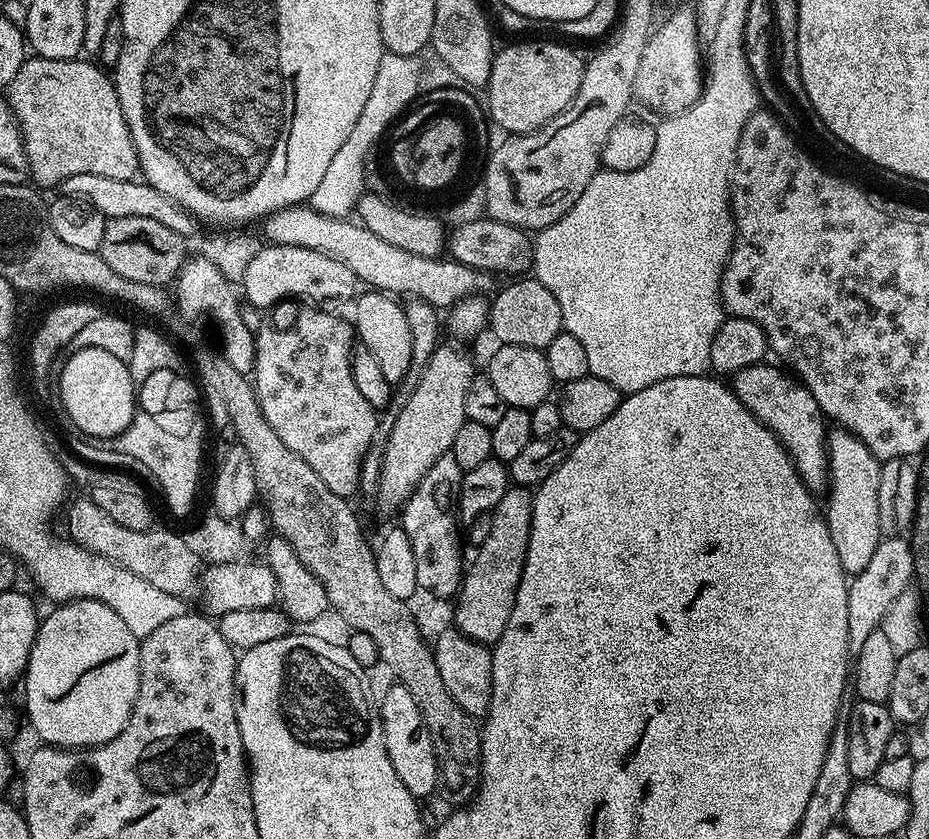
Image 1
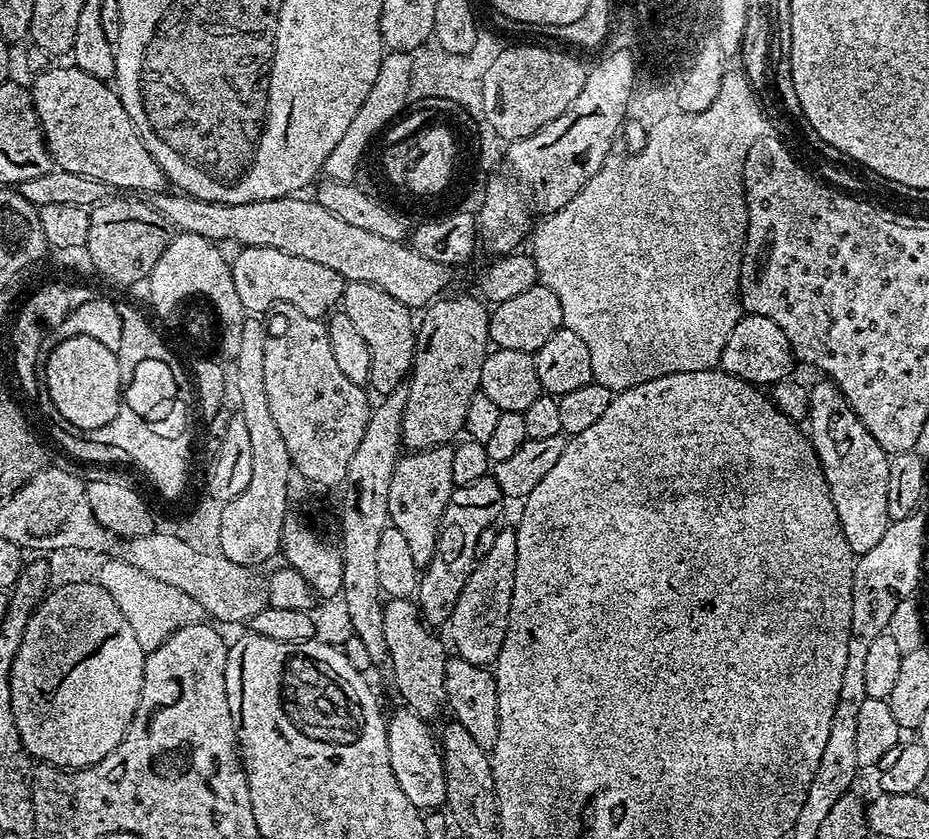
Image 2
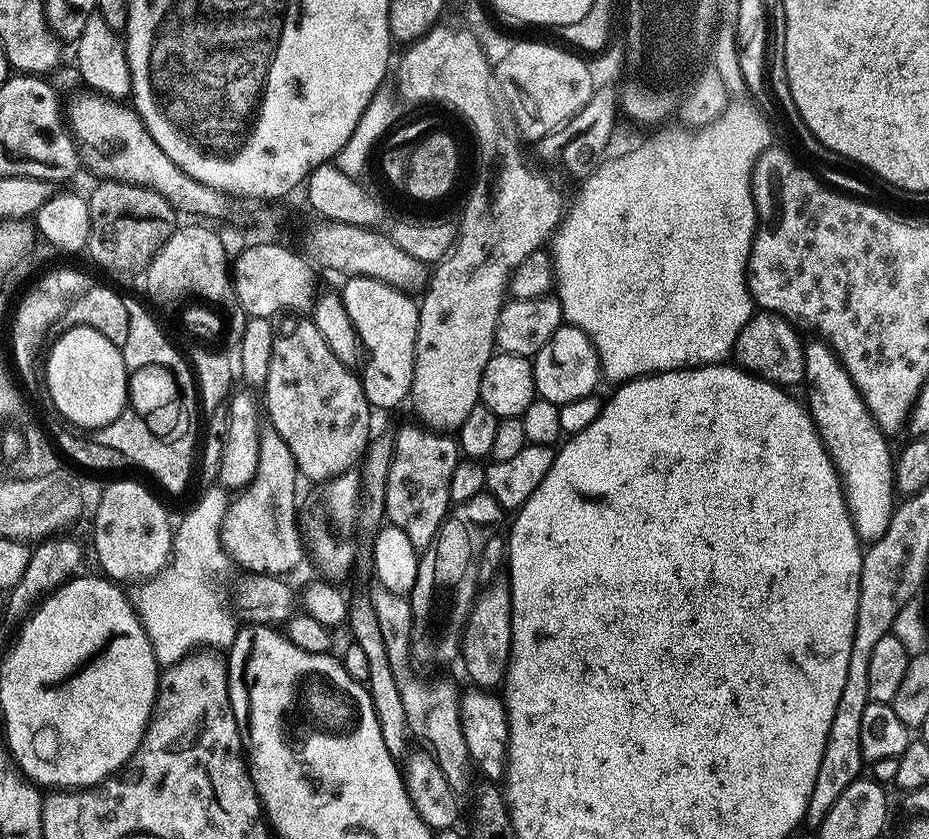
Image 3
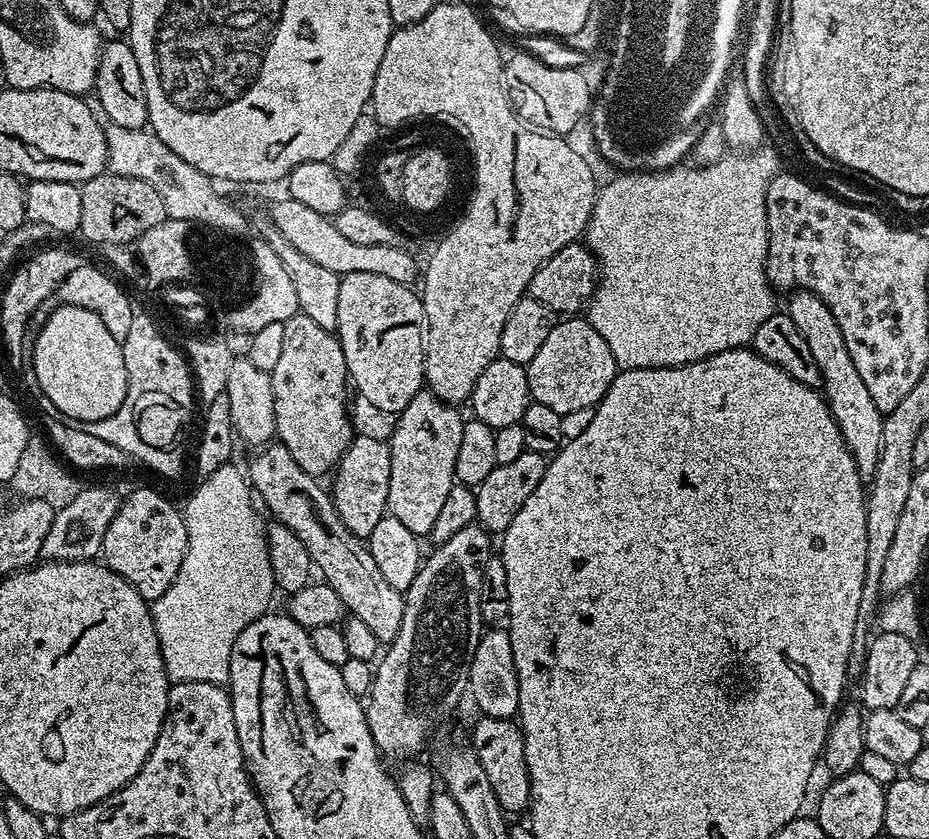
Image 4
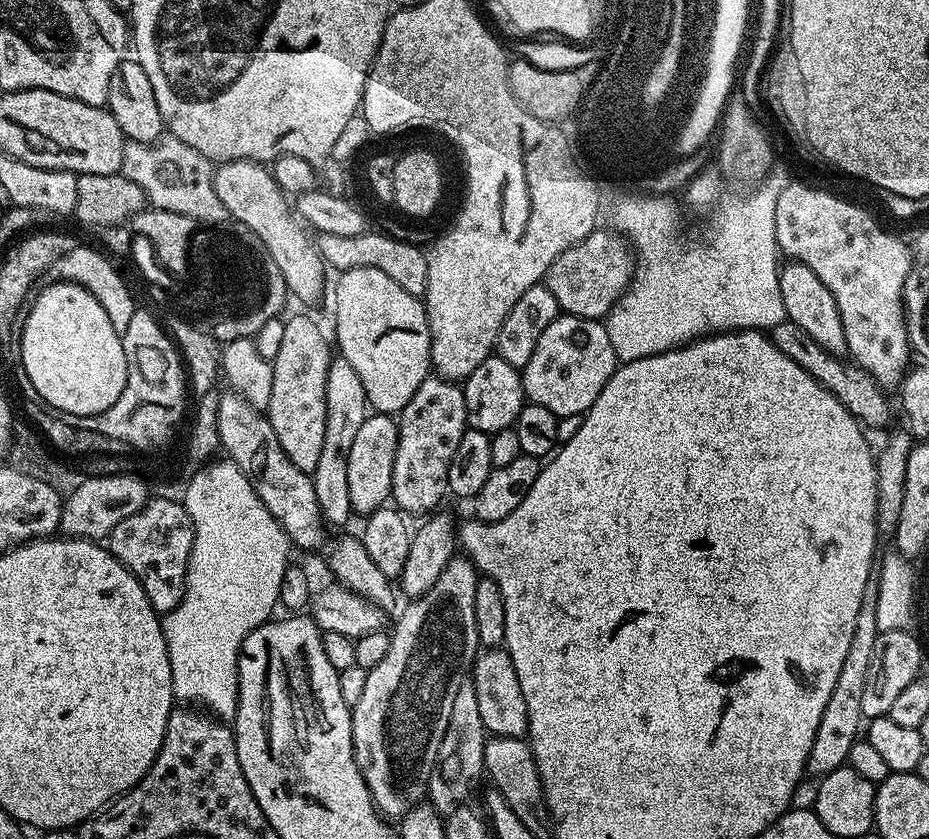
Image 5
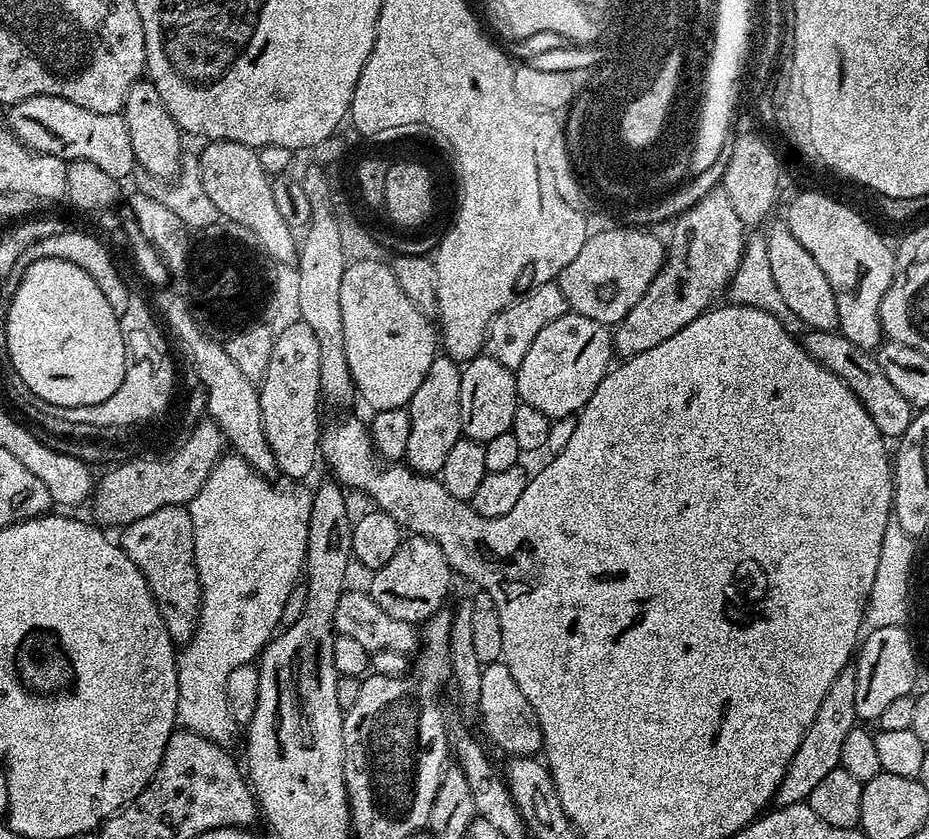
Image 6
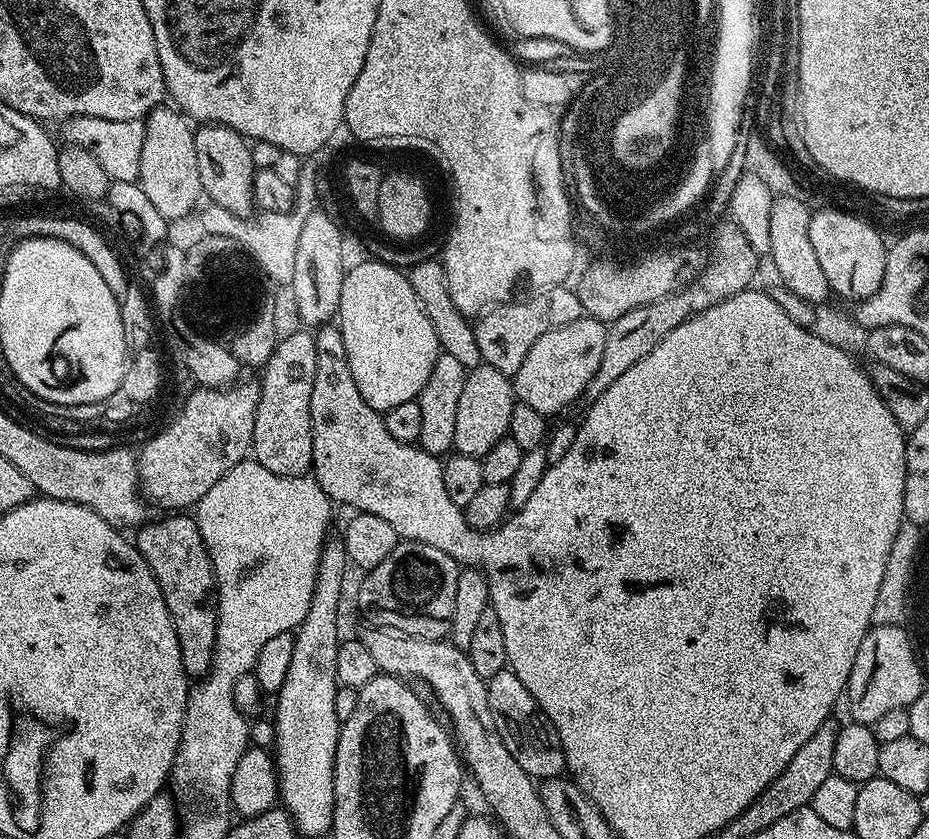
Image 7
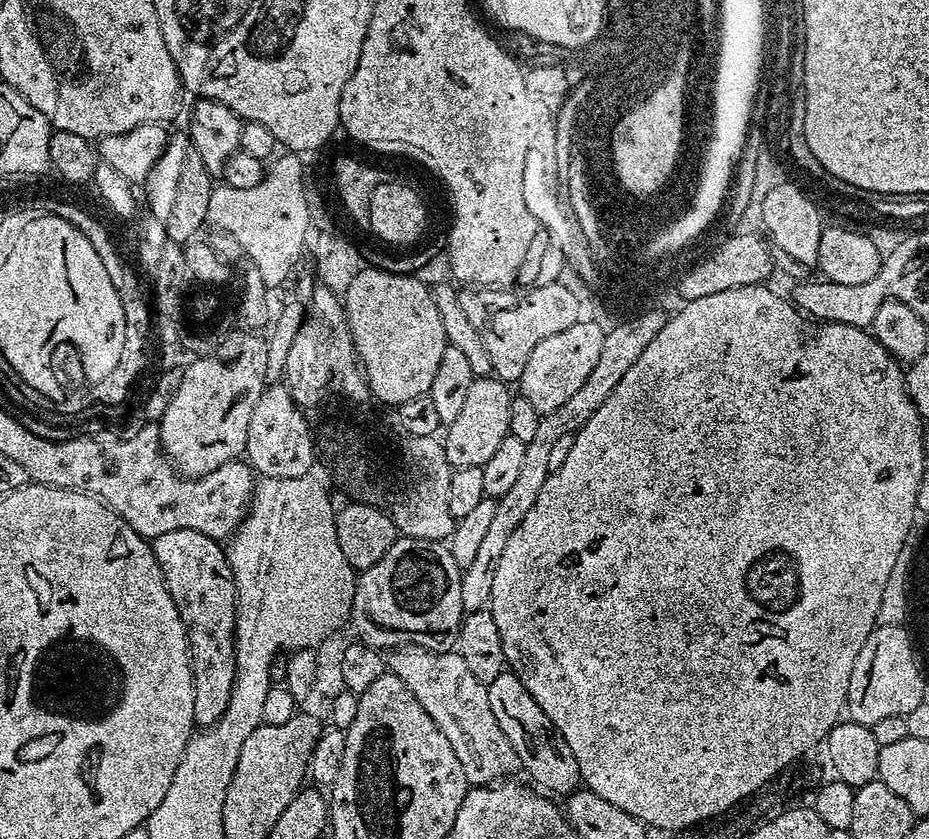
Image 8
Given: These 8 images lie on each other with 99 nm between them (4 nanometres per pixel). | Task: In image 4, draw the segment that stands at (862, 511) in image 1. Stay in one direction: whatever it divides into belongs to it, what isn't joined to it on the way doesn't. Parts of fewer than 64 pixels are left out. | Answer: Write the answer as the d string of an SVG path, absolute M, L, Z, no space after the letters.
M796 290L789 296L792 297L788 300L786 311L794 326L798 326L798 334L806 338L810 354L814 354L814 362L820 371L824 403L836 419L838 430L861 477L870 478L878 466L885 413L880 412L878 406L874 406L874 398L870 398L866 382L862 382L858 370L854 367L854 358L850 358L850 350L846 350L846 338L842 338L842 330L838 330L838 322L834 322L834 314L830 314L828 305L823 304L812 292Z

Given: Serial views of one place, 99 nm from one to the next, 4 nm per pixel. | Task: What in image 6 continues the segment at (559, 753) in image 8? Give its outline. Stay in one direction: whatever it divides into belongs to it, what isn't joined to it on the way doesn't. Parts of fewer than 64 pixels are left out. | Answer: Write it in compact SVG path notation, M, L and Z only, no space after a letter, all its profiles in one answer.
M503 662L483 665L482 694L478 705L480 720L484 723L484 732L501 748L513 756L536 756L544 747L542 730L538 726L538 714L534 714L534 706L526 699L526 694L518 690L518 682L514 682L514 674Z

